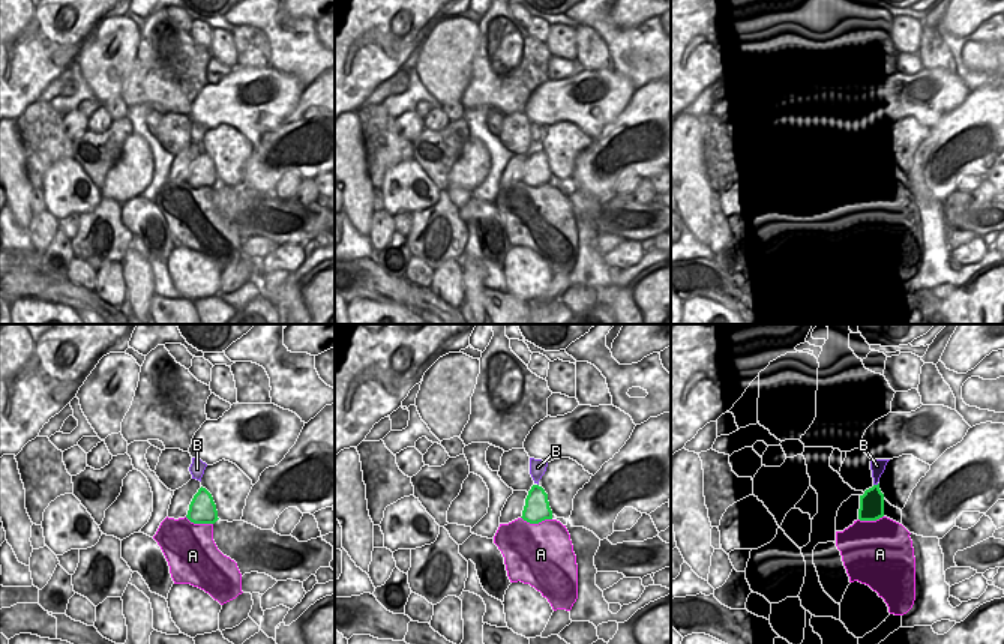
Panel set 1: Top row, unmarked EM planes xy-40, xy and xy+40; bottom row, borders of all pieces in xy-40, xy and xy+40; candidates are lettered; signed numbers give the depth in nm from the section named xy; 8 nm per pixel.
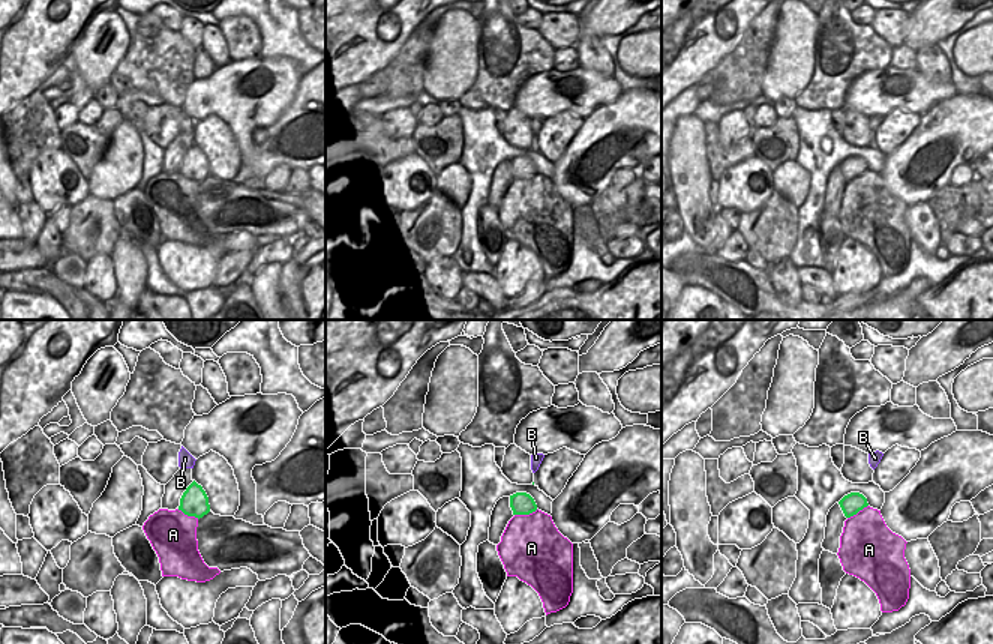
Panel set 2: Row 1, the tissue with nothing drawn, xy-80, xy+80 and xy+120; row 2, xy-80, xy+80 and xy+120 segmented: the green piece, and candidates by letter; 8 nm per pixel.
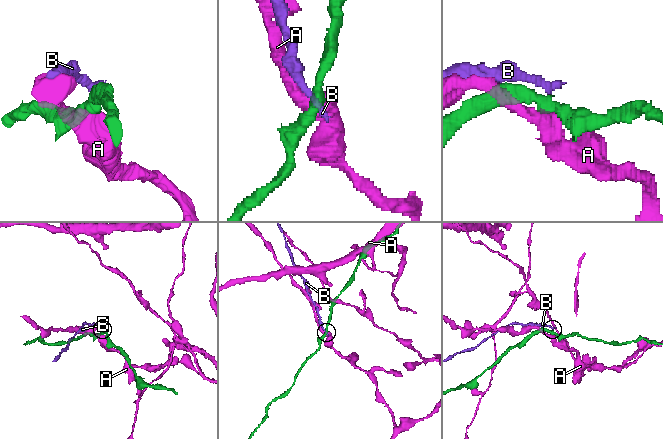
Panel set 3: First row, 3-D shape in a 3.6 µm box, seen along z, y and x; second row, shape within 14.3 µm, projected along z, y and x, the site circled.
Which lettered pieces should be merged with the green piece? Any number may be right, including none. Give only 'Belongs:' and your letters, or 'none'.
Belongs: none

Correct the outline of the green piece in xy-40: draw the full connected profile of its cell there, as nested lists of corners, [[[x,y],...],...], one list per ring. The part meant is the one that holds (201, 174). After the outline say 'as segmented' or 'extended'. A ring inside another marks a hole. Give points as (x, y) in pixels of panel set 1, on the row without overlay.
[[[200,152],[194,159],[186,182],[194,188],[215,188],[218,182],[216,168],[206,152]]]; as segmented

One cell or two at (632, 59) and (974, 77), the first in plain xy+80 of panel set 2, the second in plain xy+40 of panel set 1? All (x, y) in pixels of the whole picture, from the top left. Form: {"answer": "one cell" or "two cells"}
{"answer": "two cells"}

